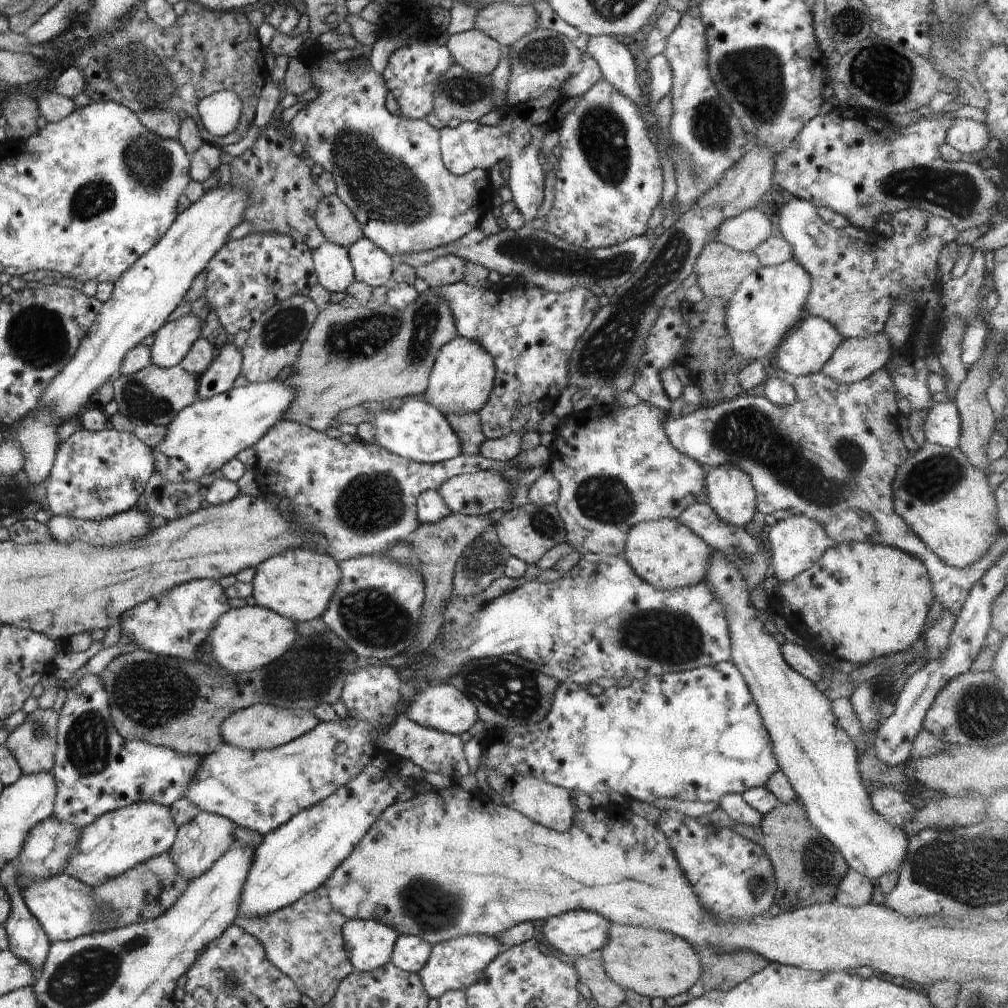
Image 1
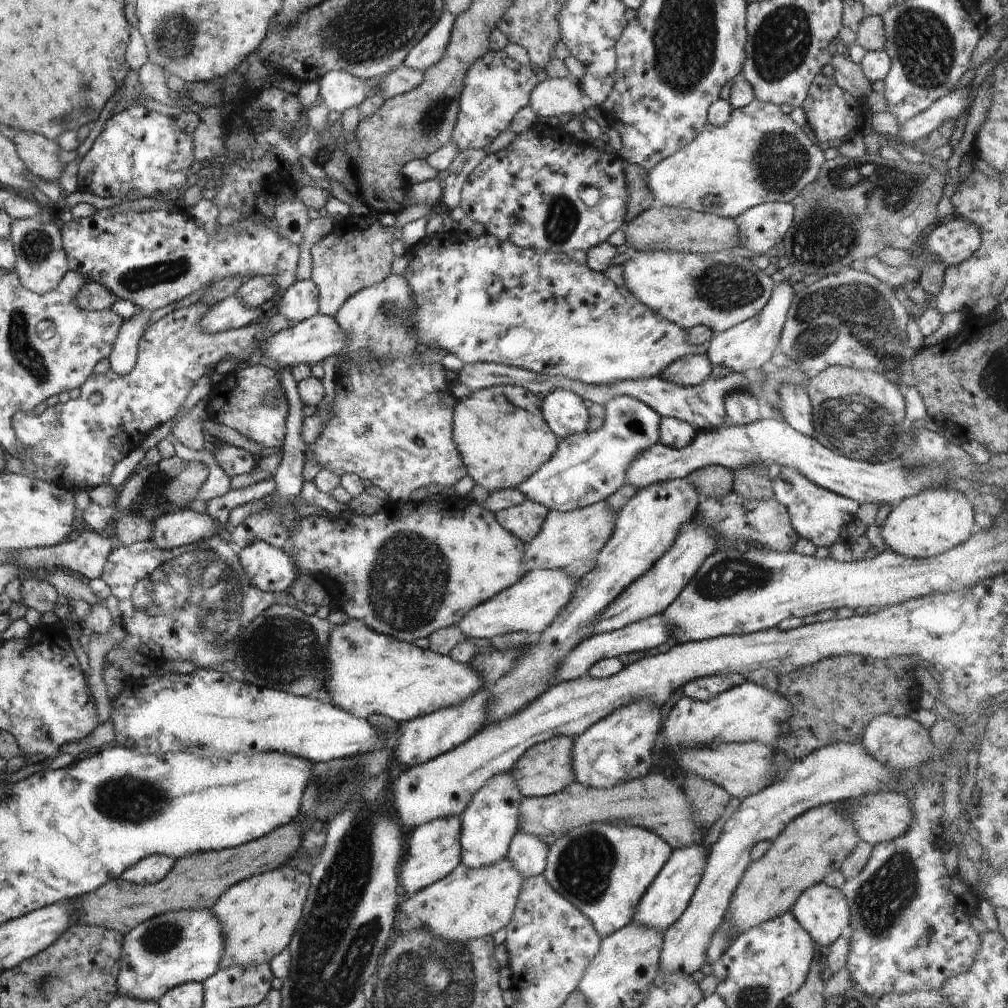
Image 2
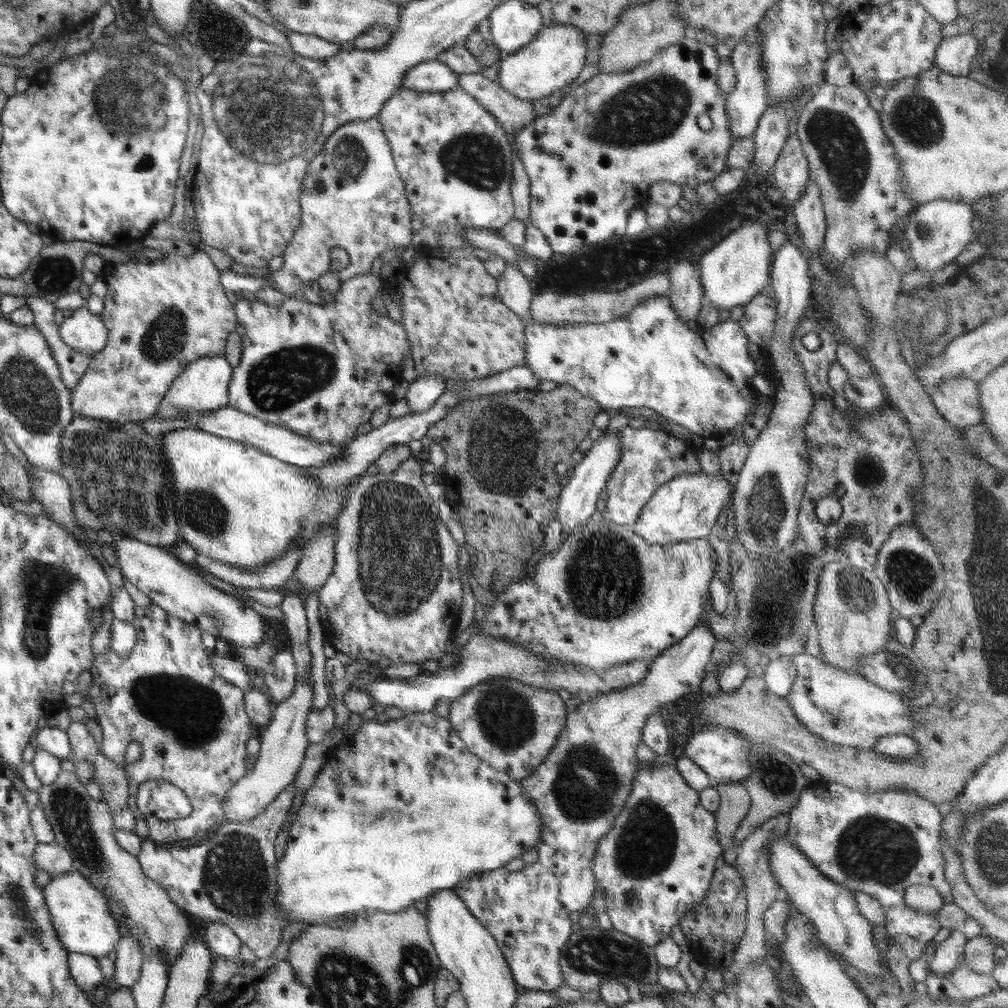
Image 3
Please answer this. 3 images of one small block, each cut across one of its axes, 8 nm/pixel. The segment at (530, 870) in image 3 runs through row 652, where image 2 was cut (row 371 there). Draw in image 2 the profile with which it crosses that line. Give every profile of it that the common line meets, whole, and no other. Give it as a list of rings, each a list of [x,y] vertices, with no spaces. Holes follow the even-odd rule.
[[[693,354],[670,363],[659,376],[680,386],[699,385],[710,377],[712,368],[706,354]]]

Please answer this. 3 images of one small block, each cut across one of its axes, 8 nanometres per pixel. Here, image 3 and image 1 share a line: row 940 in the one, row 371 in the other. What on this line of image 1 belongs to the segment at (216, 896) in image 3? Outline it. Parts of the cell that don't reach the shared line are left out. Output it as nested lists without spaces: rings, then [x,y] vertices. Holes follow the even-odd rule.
[[[294,295],[269,308],[252,324],[242,350],[241,374],[248,382],[270,382],[282,368],[293,366],[320,309],[308,295]]]

